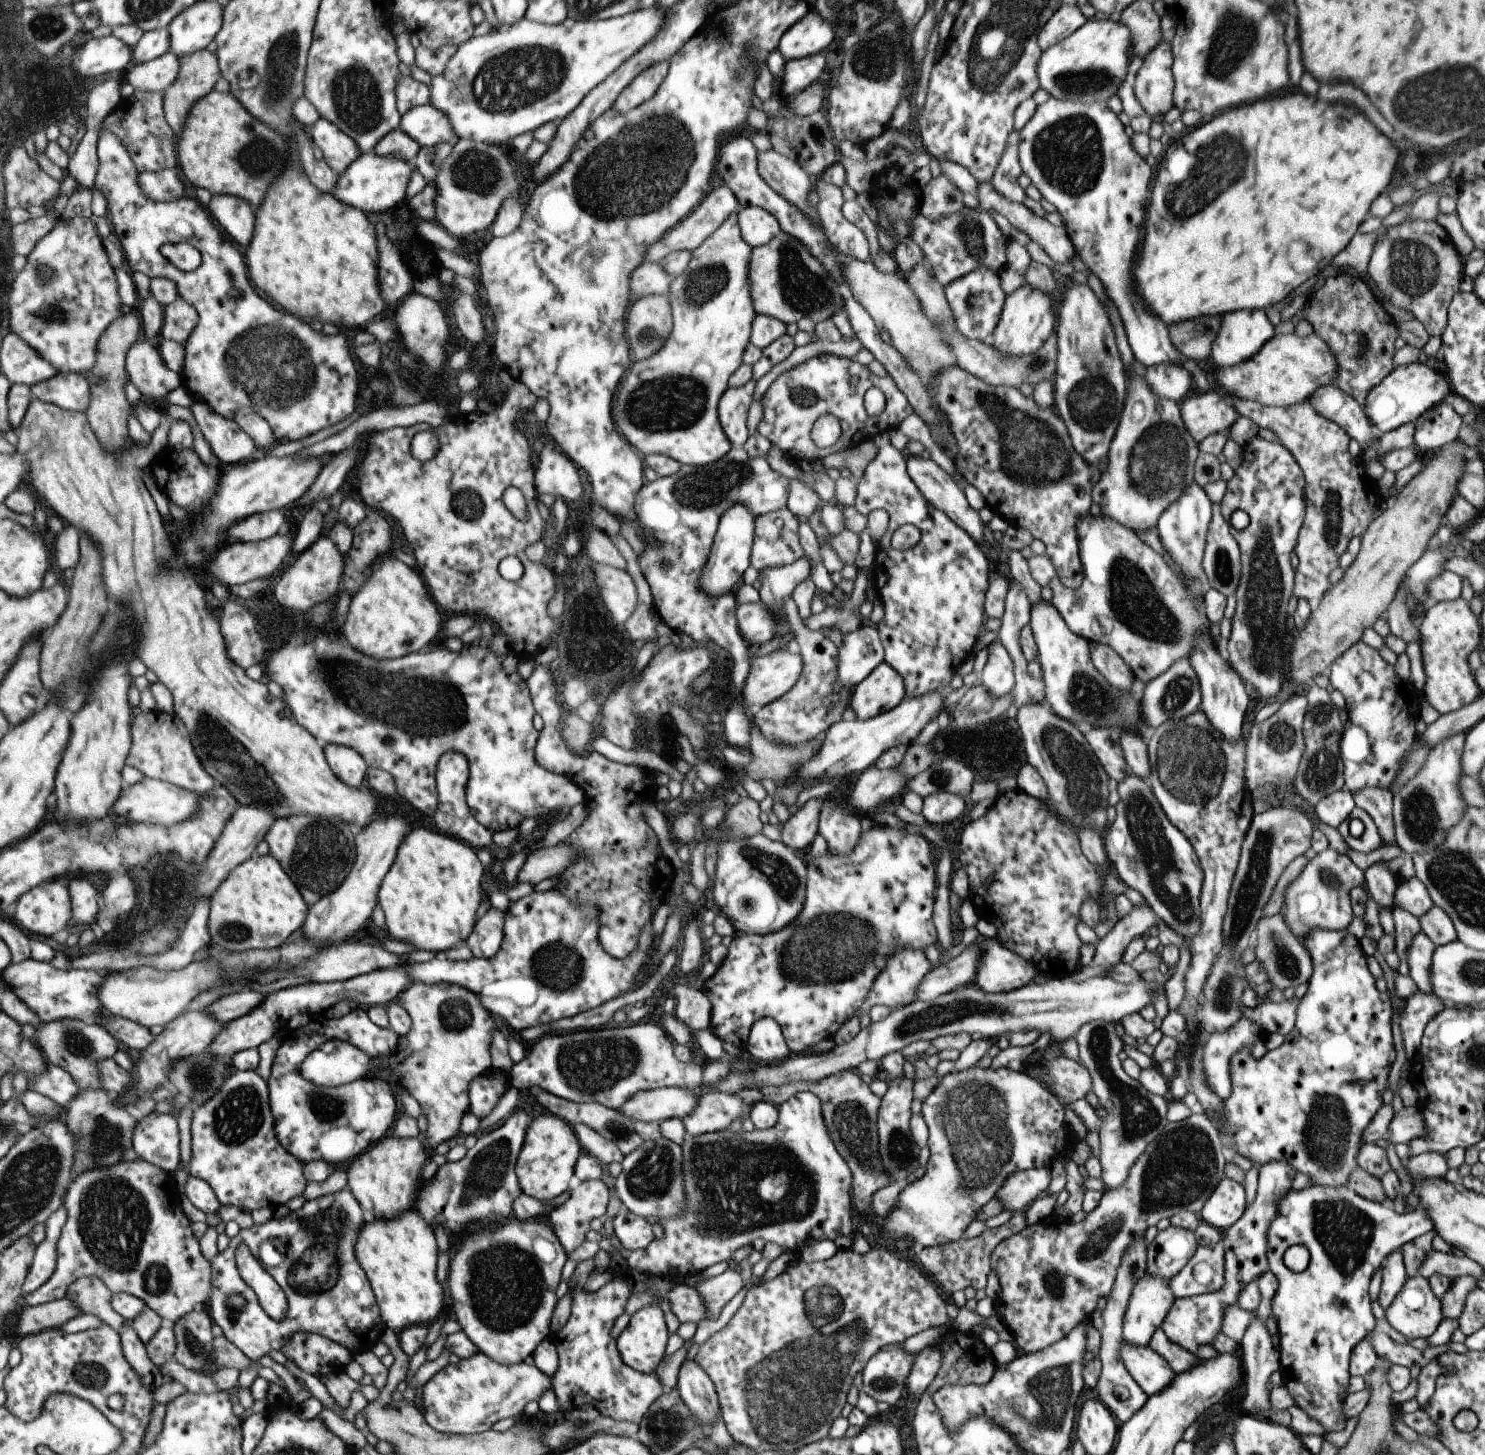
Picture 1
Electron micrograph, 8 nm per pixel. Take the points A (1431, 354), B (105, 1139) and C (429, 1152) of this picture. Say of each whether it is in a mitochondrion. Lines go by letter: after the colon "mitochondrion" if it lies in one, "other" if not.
A: other
B: mitochondrion
C: other

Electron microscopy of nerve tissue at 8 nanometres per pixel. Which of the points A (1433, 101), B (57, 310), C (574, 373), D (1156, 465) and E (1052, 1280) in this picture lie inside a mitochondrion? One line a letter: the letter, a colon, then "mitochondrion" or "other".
A: mitochondrion
B: mitochondrion
C: other
D: mitochondrion
E: mitochondrion

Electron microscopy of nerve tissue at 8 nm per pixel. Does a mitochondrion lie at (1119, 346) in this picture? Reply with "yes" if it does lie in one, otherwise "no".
no

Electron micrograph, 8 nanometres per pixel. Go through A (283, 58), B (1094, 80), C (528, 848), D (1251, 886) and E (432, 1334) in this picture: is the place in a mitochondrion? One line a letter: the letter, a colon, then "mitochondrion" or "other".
A: mitochondrion
B: mitochondrion
C: other
D: mitochondrion
E: other

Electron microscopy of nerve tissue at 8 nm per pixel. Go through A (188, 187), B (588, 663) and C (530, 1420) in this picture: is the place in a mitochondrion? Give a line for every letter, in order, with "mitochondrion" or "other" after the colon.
A: other
B: other
C: other

